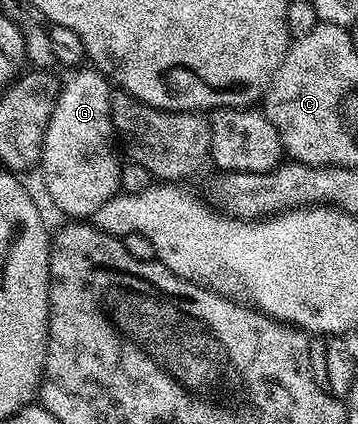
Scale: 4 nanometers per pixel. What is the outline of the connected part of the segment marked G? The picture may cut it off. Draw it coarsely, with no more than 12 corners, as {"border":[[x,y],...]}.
{"border":[[61,87],[39,163],[69,218],[120,189],[113,88]]}

